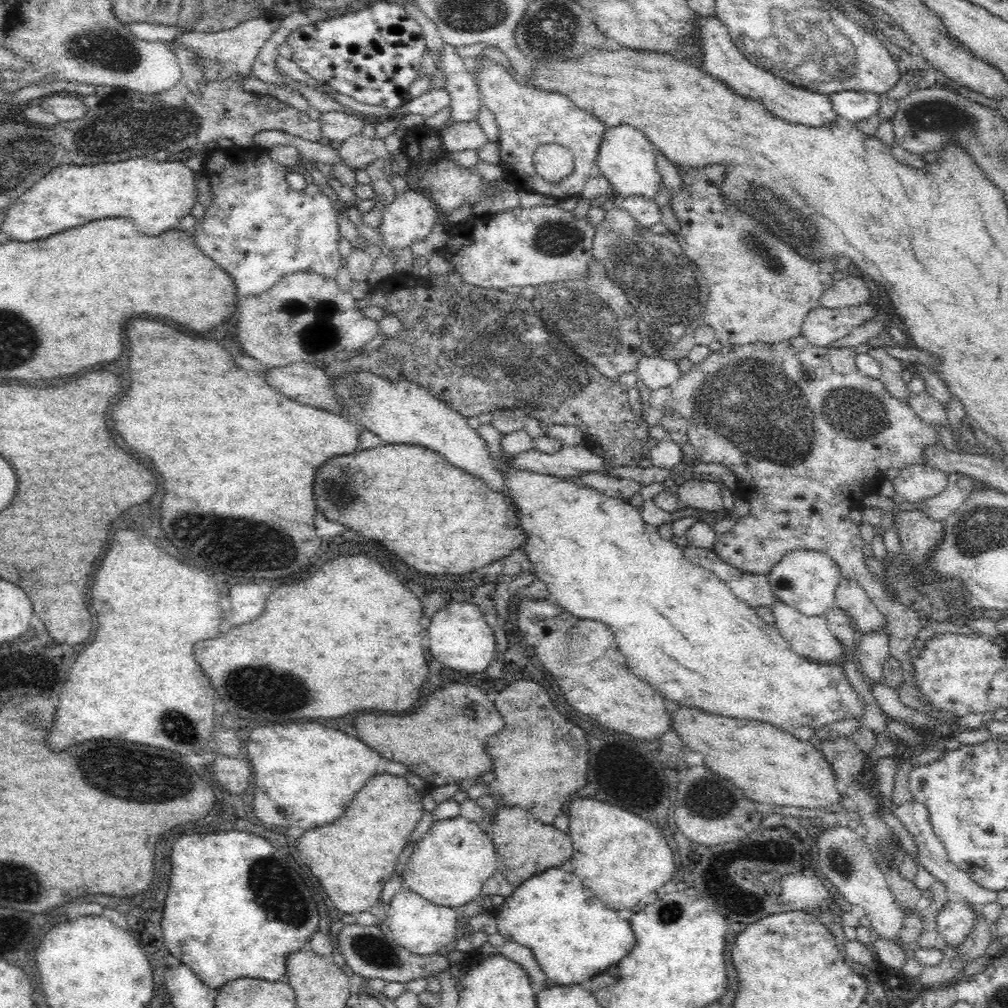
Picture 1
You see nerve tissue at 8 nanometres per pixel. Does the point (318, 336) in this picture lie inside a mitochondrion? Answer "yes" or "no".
yes

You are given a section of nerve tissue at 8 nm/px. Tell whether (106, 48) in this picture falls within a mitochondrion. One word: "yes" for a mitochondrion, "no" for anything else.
yes

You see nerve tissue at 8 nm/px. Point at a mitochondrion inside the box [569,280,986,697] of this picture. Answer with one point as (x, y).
(768, 412)

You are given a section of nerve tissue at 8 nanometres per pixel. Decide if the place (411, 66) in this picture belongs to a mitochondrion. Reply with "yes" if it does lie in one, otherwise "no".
no

